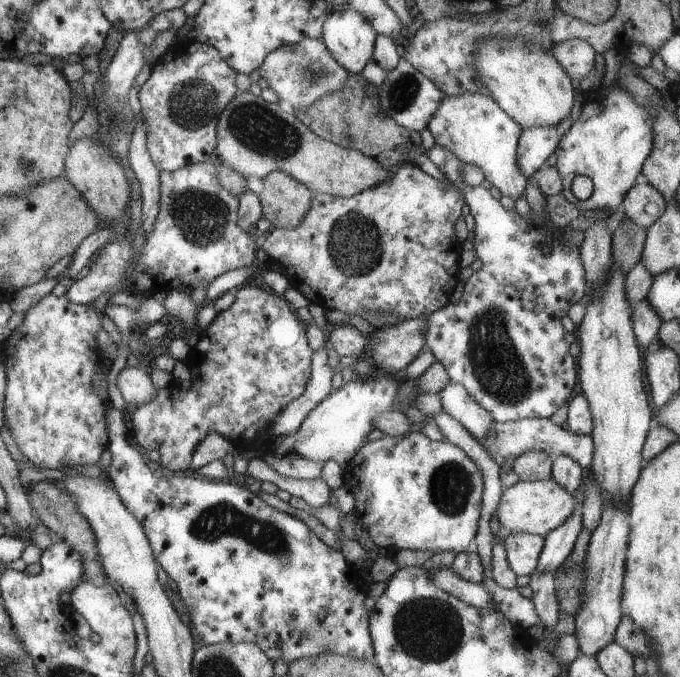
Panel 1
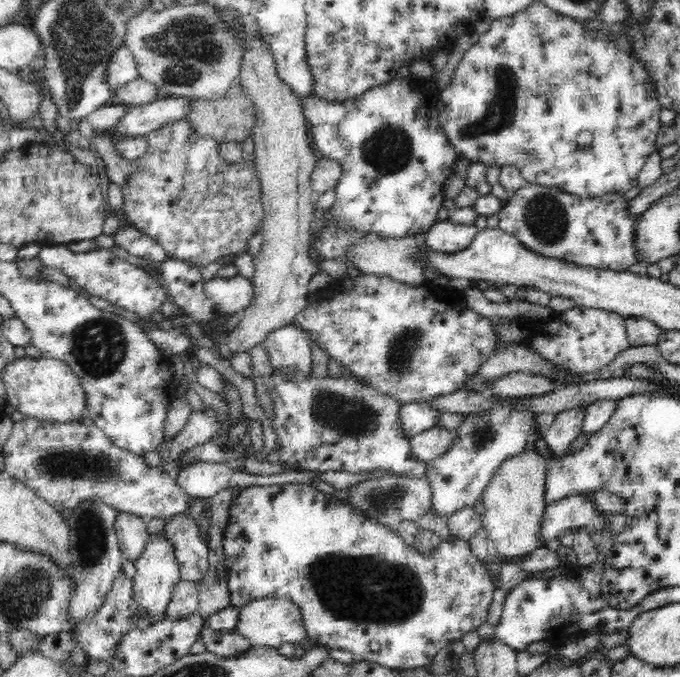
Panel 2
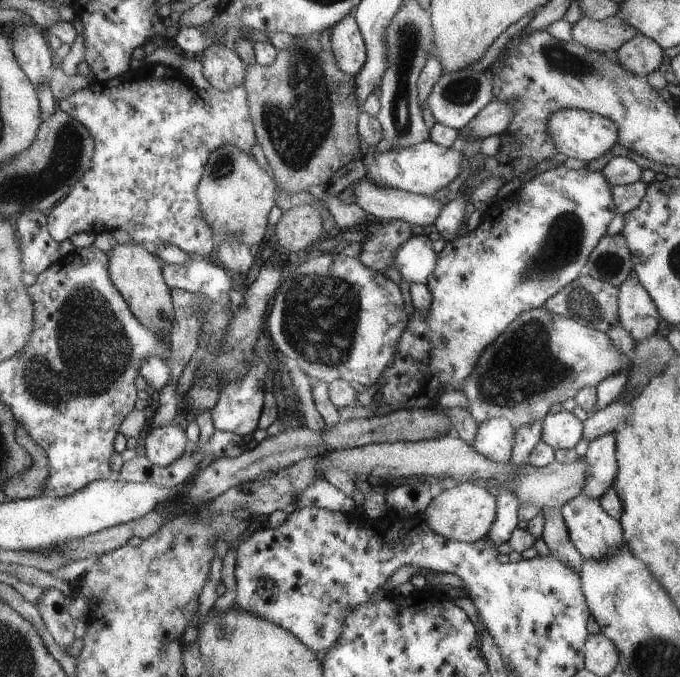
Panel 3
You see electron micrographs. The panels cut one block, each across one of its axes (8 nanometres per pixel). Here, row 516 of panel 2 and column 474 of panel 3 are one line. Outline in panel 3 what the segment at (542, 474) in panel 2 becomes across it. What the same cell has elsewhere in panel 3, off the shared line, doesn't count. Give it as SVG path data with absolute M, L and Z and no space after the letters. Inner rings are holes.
M458 483L453 488L443 489L425 512L429 526L440 536L448 540L474 543L486 539L492 531L497 520L497 498L488 492L488 488L480 488L475 483Z

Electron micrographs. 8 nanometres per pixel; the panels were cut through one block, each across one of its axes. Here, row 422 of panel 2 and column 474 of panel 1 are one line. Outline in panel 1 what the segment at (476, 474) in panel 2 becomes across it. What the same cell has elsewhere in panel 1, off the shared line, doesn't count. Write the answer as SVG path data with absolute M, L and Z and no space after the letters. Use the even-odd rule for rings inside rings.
M409 432L404 436L391 437L390 435L384 435L379 439L366 442L365 446L354 455L351 464L348 464L343 469L344 485L355 496L355 517L364 520L366 524L366 530L371 534L375 544L378 547L386 548L389 553L397 555L401 558L408 556L411 552L434 551L434 554L452 550L452 552L461 553L466 551L466 548L470 546L470 542L474 540L476 536L477 526L481 515L481 502L483 499L483 488L485 487L482 471L480 467L462 450L460 447L453 445L451 442L433 441L430 440L422 432Z

